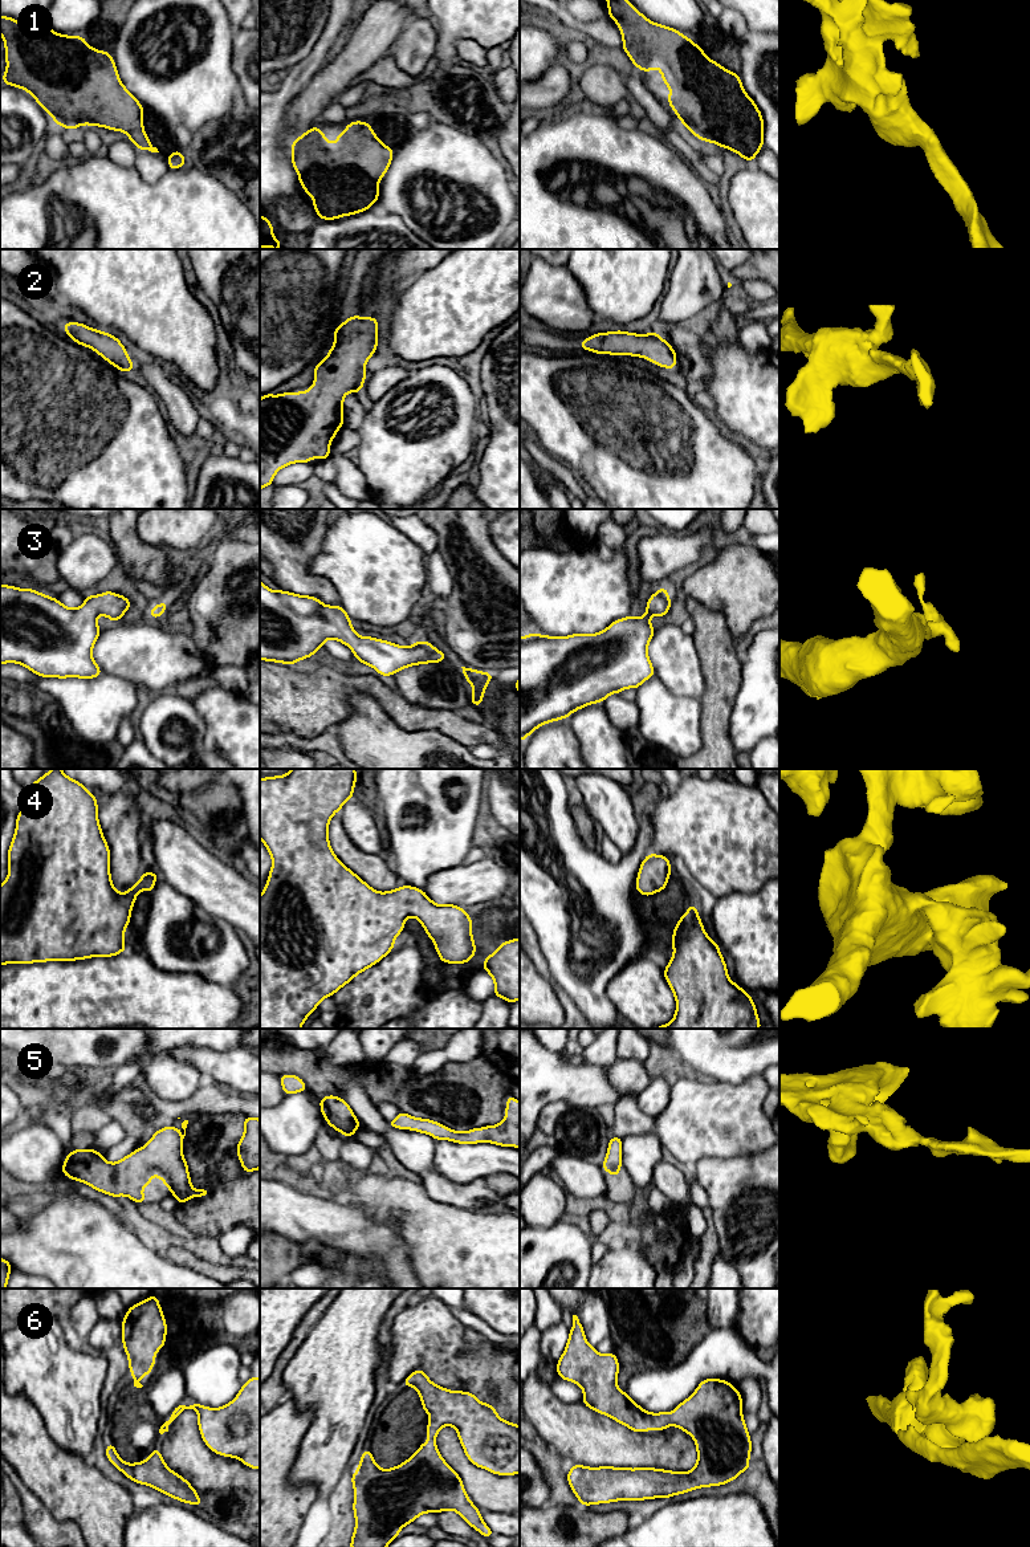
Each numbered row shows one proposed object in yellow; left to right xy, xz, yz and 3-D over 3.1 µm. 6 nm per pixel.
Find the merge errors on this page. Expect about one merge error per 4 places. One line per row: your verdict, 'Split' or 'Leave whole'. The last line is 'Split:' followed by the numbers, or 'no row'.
1: Leave whole
2: Leave whole
3: Leave whole
4: Leave whole
5: Leave whole
6: Leave whole
Split: no row

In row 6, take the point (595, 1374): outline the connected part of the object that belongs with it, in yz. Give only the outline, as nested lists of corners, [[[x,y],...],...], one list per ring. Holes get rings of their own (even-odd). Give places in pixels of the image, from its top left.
[[[573,1315],[573,1328],[569,1332],[566,1348],[557,1361],[557,1373],[558,1377],[582,1388],[582,1403],[587,1408],[608,1416],[634,1432],[665,1430],[672,1425],[688,1433],[696,1442],[697,1462],[687,1473],[655,1467],[589,1467],[574,1463],[567,1473],[567,1482],[582,1506],[671,1498],[700,1487],[725,1485],[750,1467],[752,1441],[742,1416],[741,1393],[726,1380],[712,1377],[700,1381],[696,1391],[672,1412],[646,1412],[627,1392],[618,1388],[619,1361],[614,1351],[601,1355],[591,1347],[577,1315]]]

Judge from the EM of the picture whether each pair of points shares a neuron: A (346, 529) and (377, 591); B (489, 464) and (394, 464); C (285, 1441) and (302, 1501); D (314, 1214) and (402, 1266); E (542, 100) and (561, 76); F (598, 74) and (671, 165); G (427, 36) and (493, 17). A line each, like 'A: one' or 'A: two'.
A: one
B: two
C: one
D: one
E: one
F: two
G: two

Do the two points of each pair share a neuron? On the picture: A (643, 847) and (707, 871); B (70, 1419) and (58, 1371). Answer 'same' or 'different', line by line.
A: different
B: same

